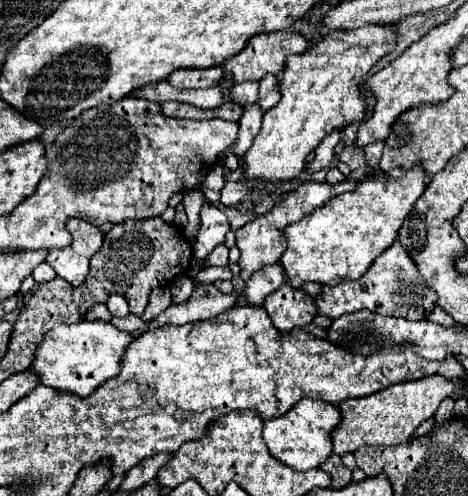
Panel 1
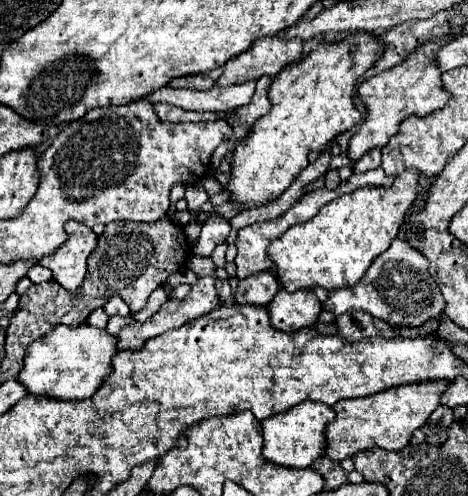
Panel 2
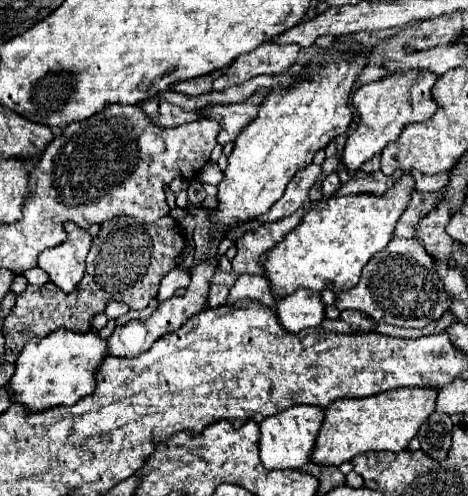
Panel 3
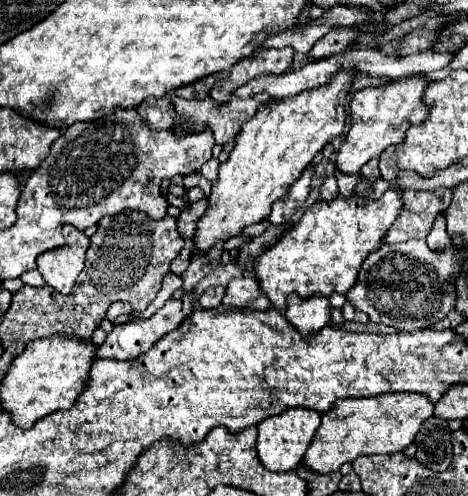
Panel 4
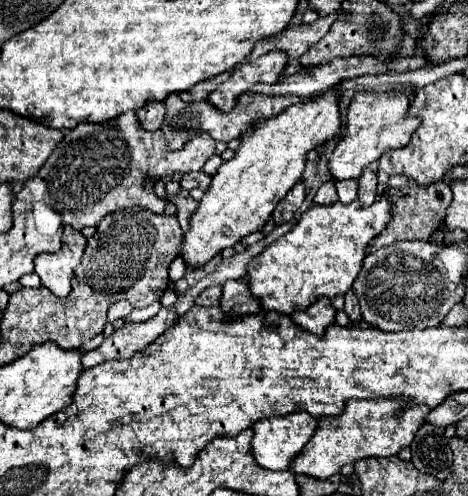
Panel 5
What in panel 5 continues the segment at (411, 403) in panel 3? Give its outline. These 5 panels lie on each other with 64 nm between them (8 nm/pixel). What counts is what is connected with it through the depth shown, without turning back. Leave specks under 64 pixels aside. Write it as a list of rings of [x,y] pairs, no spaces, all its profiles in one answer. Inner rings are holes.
[[[348,400],[346,410],[340,416],[332,418],[320,418],[314,436],[304,446],[304,452],[292,460],[290,470],[294,474],[312,476],[318,480],[328,480],[332,474],[340,472],[344,464],[354,464],[362,458],[372,456],[394,456],[402,448],[410,446],[414,440],[414,434],[424,422],[424,416],[430,408],[424,406],[412,406],[404,410],[400,416],[394,416],[398,408],[402,406],[402,400]]]

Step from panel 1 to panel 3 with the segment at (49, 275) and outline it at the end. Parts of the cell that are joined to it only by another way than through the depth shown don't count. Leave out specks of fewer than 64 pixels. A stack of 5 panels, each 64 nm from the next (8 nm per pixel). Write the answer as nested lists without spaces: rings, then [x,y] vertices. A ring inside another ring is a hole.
[[[30,268],[28,272],[24,272],[24,278],[28,280],[28,284],[34,284],[34,286],[42,286],[42,284],[46,284],[48,282],[48,276],[46,276],[46,272],[42,270],[42,268]]]

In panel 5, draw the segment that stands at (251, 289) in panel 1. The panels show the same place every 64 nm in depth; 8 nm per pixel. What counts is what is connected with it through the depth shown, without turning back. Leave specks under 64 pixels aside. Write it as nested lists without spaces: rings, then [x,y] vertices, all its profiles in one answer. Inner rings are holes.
[[[228,280],[222,286],[220,310],[224,312],[226,320],[234,320],[246,314],[258,314],[260,304],[258,304],[258,298],[250,296],[248,284],[244,280]]]

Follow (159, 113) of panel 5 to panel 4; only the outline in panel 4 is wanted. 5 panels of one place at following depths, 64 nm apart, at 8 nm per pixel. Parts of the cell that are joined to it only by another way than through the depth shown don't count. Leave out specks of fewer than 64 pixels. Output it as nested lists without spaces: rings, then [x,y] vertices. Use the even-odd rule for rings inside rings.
[[[148,98],[138,108],[138,114],[152,130],[168,130],[174,124],[174,108],[170,104],[170,98]]]

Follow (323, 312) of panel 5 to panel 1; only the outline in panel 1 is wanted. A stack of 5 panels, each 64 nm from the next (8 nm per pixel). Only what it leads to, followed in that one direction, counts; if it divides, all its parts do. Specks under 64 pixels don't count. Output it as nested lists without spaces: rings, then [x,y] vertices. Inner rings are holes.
[[[288,282],[266,298],[264,308],[280,332],[306,326],[316,316],[316,300],[304,290],[292,288]]]

